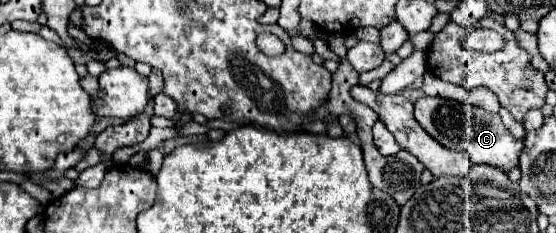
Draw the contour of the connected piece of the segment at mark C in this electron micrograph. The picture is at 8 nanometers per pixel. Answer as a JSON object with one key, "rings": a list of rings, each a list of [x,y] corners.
{"rings":[[[421,97],[415,101],[415,117],[435,141],[441,141],[441,145],[447,149],[469,153],[475,163],[491,163],[503,171],[519,165],[523,143],[507,131],[499,115],[443,97]]]}

